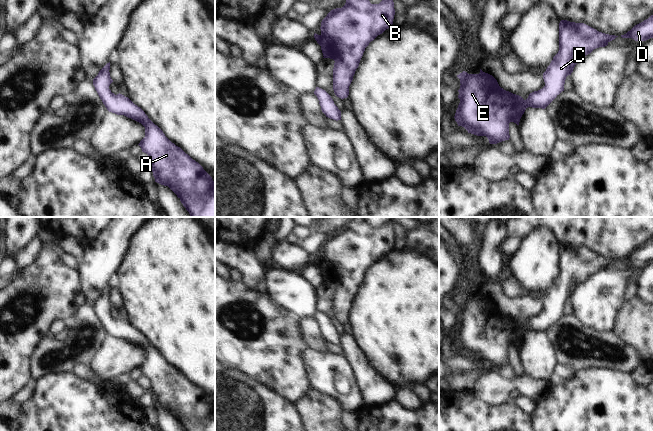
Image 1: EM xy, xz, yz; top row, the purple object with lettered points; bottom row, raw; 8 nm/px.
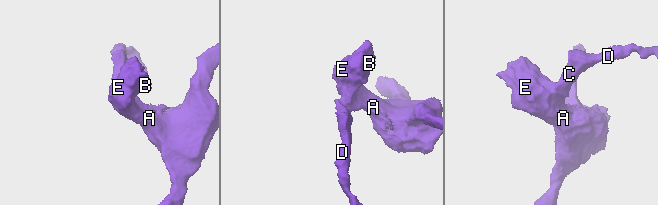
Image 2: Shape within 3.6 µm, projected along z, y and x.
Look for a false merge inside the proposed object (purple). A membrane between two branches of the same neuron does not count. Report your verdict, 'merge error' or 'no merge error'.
no merge error

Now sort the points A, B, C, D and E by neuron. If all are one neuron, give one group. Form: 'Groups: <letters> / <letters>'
Groups: A B C D E.

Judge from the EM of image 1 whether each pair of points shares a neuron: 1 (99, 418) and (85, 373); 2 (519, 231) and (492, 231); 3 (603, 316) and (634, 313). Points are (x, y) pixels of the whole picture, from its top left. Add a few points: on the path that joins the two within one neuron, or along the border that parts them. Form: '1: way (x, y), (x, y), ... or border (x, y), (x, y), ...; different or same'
1: border (71, 372), (94, 384); different
2: border (506, 227), (508, 232); different
3: border (626, 299), (619, 310), (617, 327), (614, 330); different

